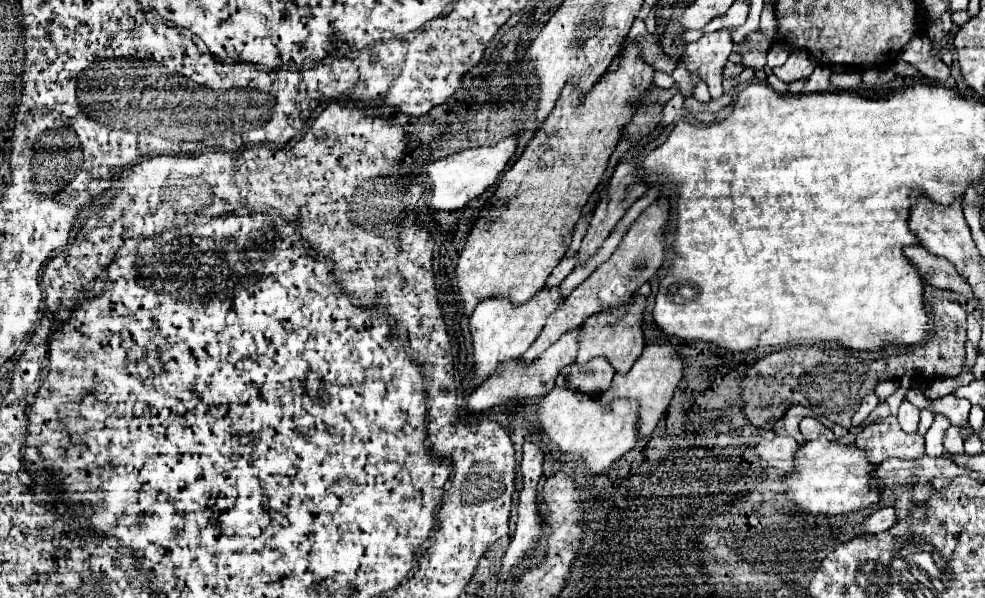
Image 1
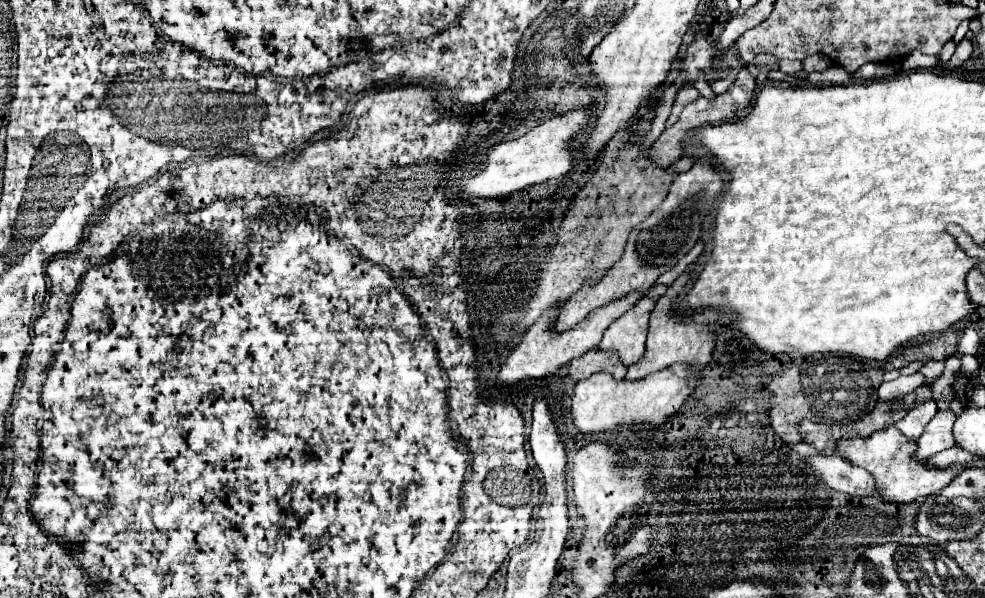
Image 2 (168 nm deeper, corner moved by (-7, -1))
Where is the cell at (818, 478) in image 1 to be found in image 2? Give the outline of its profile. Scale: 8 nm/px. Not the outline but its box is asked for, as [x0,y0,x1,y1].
[836,426,964,504]

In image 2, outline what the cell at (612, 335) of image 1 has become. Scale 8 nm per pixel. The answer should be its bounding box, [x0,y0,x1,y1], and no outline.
[600,284,666,366]

